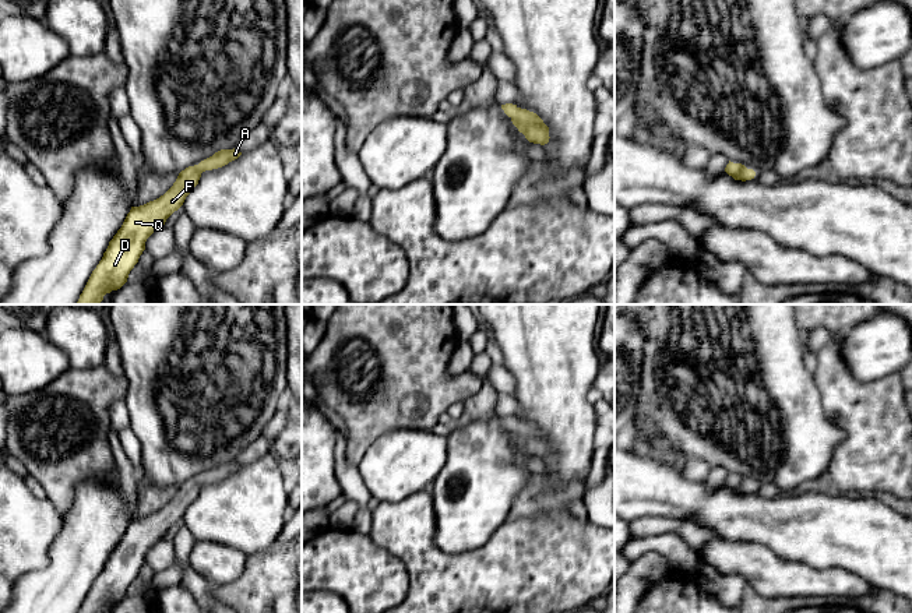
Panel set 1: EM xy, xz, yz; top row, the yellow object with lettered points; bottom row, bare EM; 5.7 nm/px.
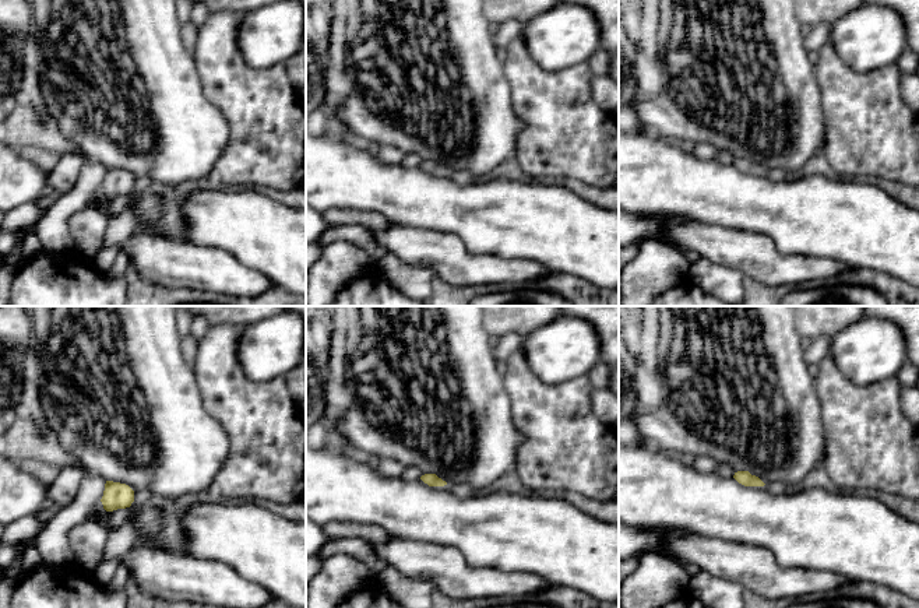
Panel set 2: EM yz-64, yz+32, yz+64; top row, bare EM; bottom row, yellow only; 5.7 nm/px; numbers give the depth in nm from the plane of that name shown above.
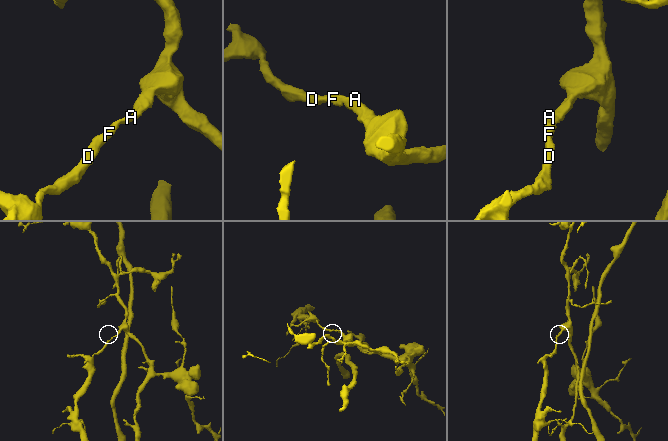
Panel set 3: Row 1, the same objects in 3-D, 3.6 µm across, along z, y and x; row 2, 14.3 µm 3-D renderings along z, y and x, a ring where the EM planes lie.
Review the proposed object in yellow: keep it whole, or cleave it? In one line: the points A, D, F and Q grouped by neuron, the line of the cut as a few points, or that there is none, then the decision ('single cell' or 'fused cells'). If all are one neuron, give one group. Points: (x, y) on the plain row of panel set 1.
groups A D F Q; cut none; single cell

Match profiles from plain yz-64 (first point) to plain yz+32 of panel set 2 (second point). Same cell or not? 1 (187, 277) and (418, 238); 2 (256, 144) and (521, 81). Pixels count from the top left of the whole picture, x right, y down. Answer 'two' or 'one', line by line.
1: one
2: one

